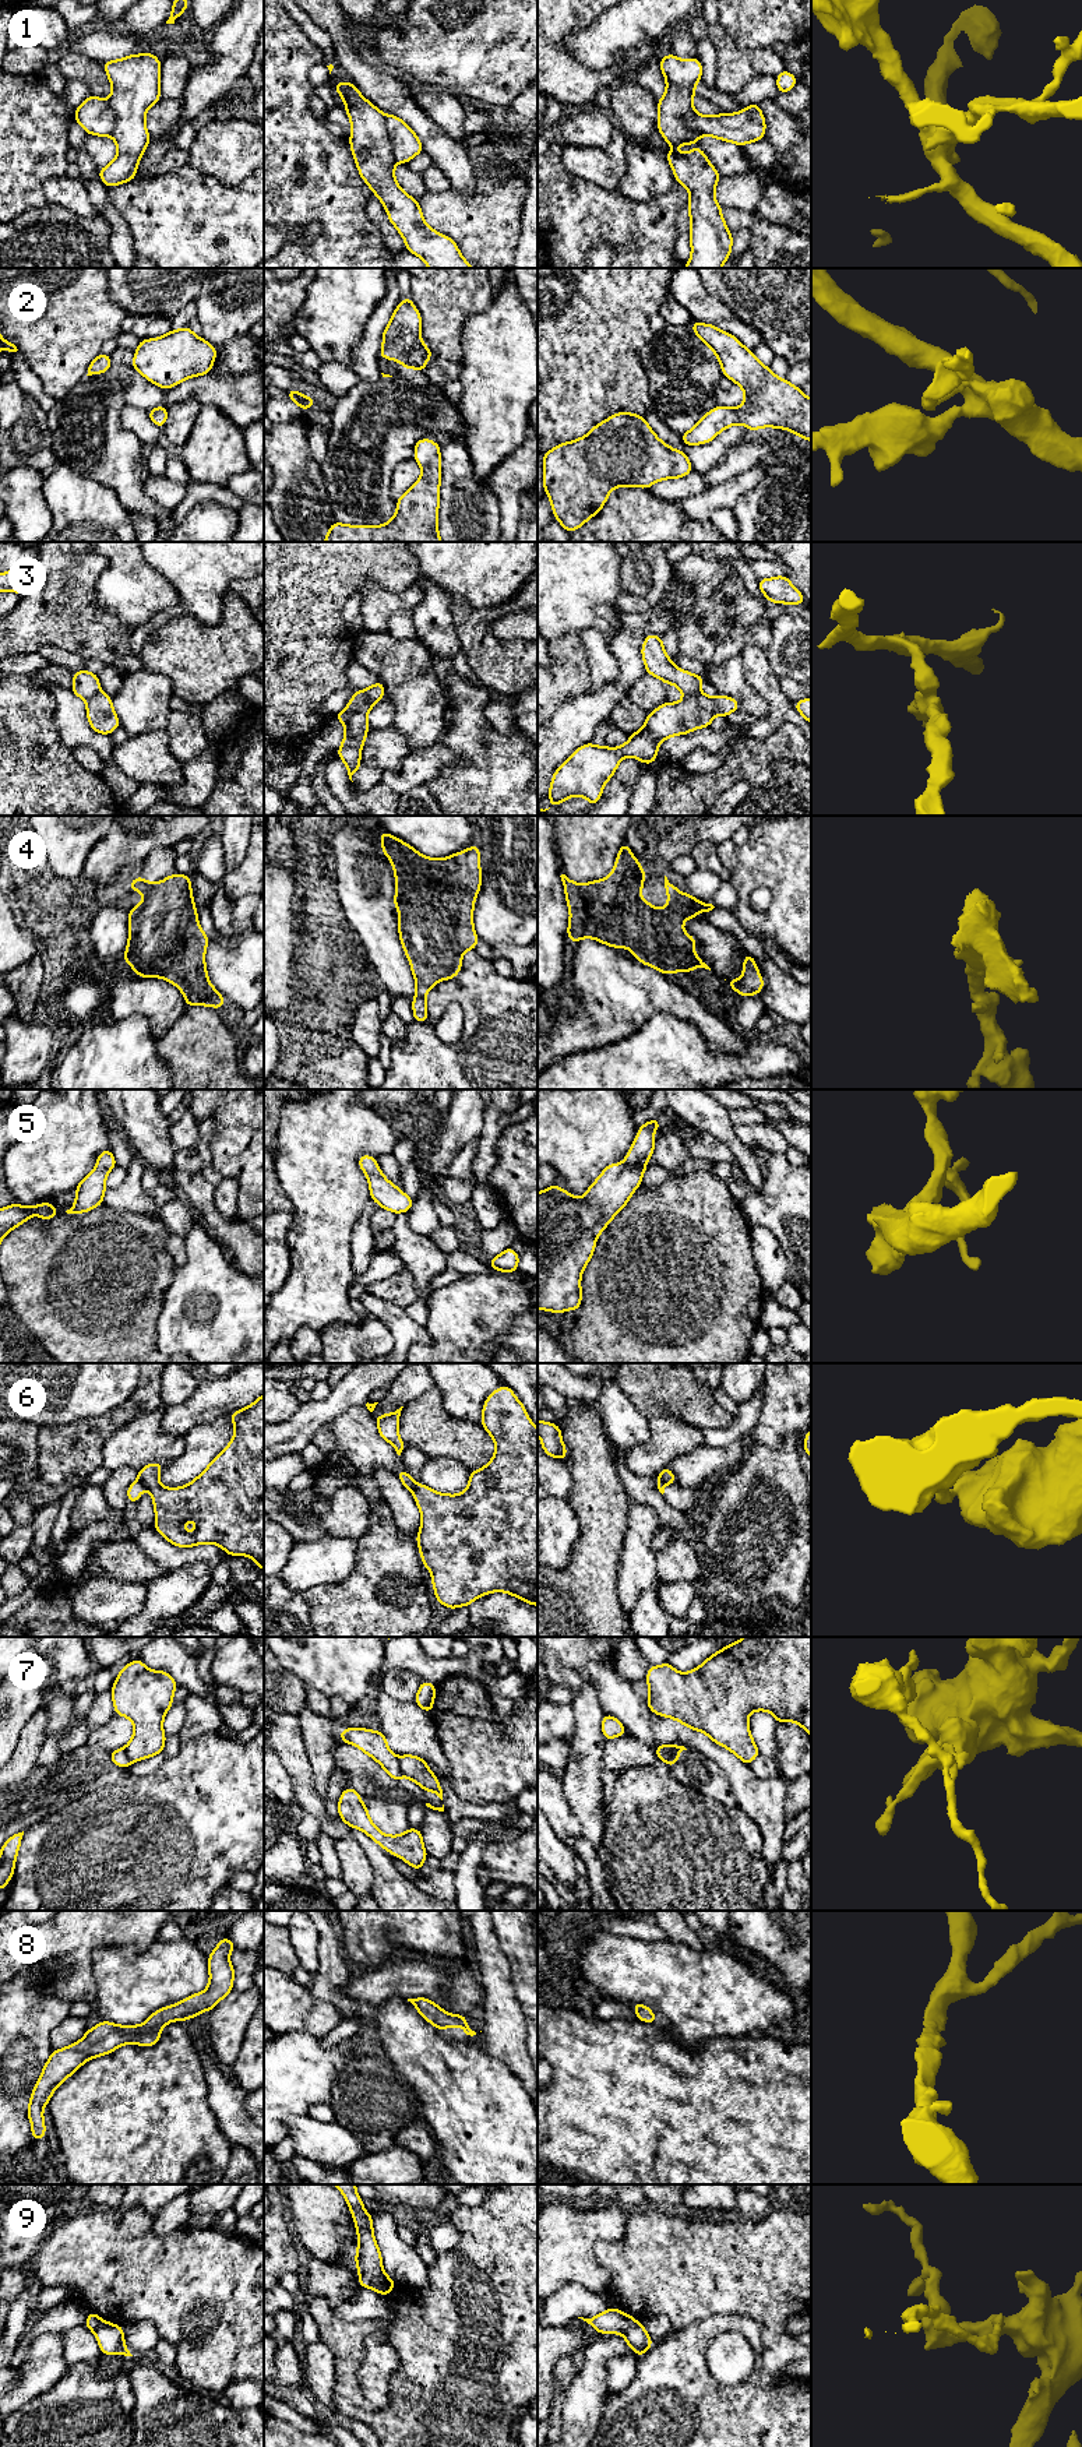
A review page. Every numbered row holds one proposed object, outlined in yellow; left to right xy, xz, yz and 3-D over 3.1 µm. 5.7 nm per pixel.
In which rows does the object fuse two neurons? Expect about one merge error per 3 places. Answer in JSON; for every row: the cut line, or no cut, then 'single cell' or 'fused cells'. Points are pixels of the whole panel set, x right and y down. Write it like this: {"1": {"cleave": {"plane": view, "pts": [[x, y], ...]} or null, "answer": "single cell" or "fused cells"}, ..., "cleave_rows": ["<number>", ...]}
{"1": {"cleave": {"plane": "xz", "pts": [[384, 116], [384, 127], [391, 152], [397, 161]]}, "answer": "fused cells"}, "2": {"cleave": null, "answer": "single cell"}, "3": {"cleave": {"plane": "xz", "pts": [[366, 689], [366, 700], [344, 722]]}, "answer": "fused cells"}, "4": {"cleave": null, "answer": "single cell"}, "5": {"cleave": null, "answer": "single cell"}, "6": {"cleave": {"plane": "xy", "pts": [[138, 1478], [145, 1486]]}, "answer": "fused cells"}, "7": {"cleave": {"plane": "yz", "pts": [[677, 1745], [663, 1760]]}, "answer": "fused cells"}, "8": {"cleave": null, "answer": "single cell"}, "9": {"cleave": {"plane": "xz", "pts": [[383, 2271], [370, 2287]]}, "answer": "fused cells"}, "cleave_rows": ["1", "3", "6", "7", "9"]}

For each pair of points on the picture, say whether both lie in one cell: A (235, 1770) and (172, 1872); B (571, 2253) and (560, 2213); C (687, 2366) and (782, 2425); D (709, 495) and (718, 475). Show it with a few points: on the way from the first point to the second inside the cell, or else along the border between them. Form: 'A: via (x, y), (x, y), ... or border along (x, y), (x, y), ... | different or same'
A: via (225, 1795), (173, 1847) | same
B: via (561, 2243), (560, 2222) | same
C: via (711, 2390), (746, 2425), (758, 2425) | same
D: border along (743, 472), (709, 488) | different

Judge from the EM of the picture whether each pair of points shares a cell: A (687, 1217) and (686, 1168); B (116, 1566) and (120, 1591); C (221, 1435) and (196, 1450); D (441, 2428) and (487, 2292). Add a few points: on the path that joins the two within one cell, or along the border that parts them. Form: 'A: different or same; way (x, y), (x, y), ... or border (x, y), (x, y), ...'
A: different; border (708, 1172), (691, 1172), (670, 1178), (655, 1187)
B: different; border (94, 1576), (143, 1583)
C: same; way (215, 1436), (201, 1446)
D: same; way (458, 2394), (472, 2354), (487, 2335), (487, 2326)

